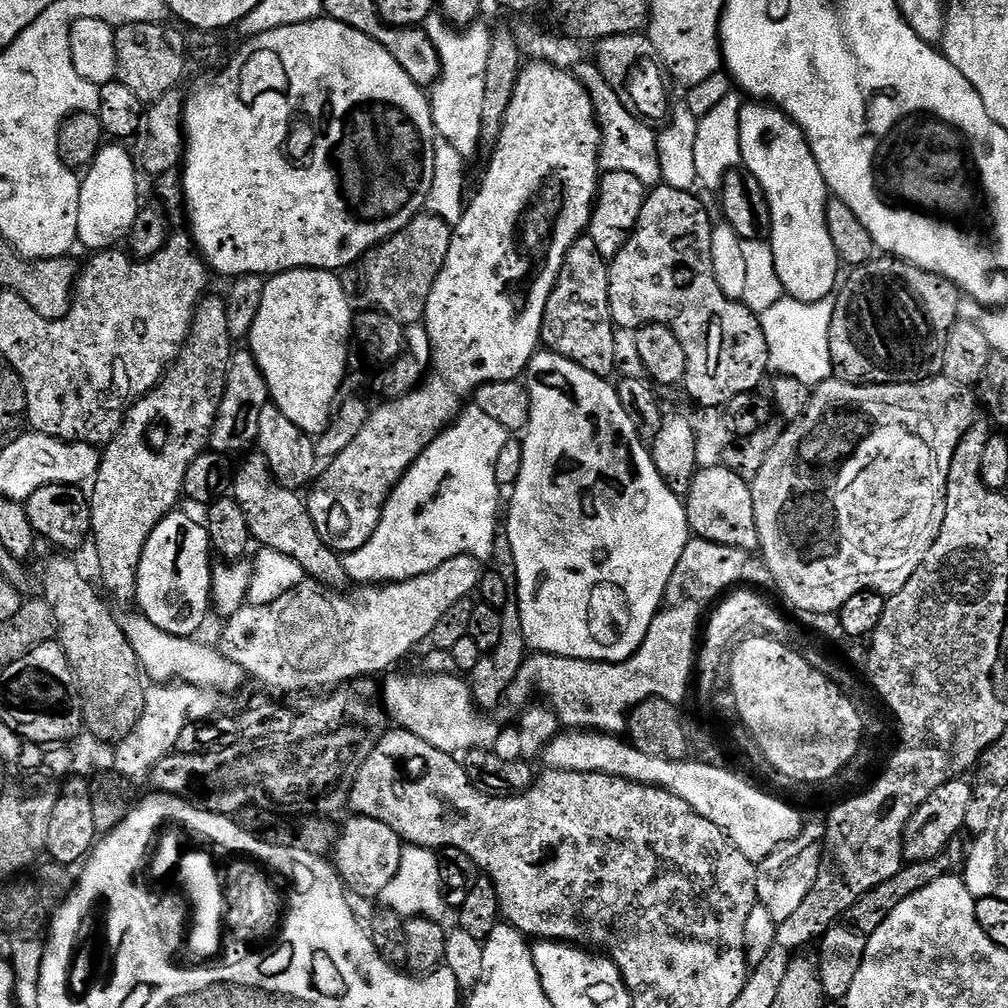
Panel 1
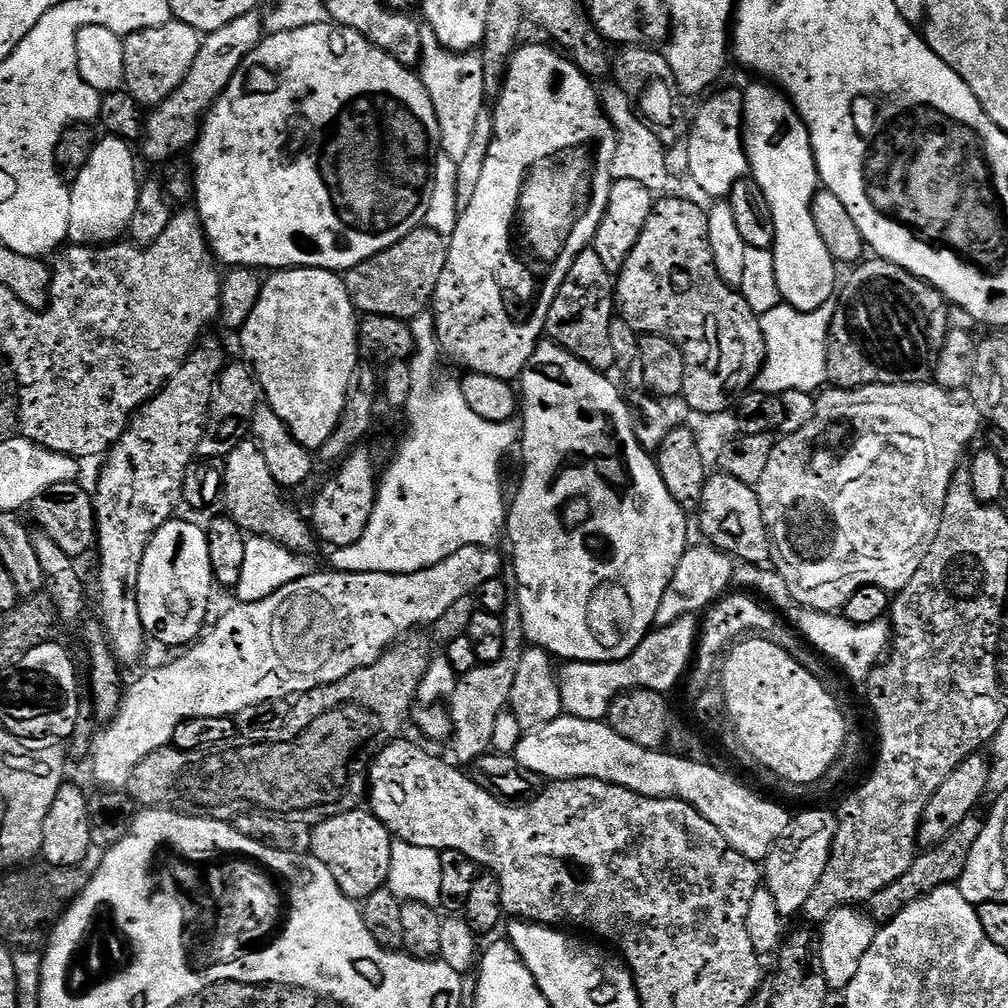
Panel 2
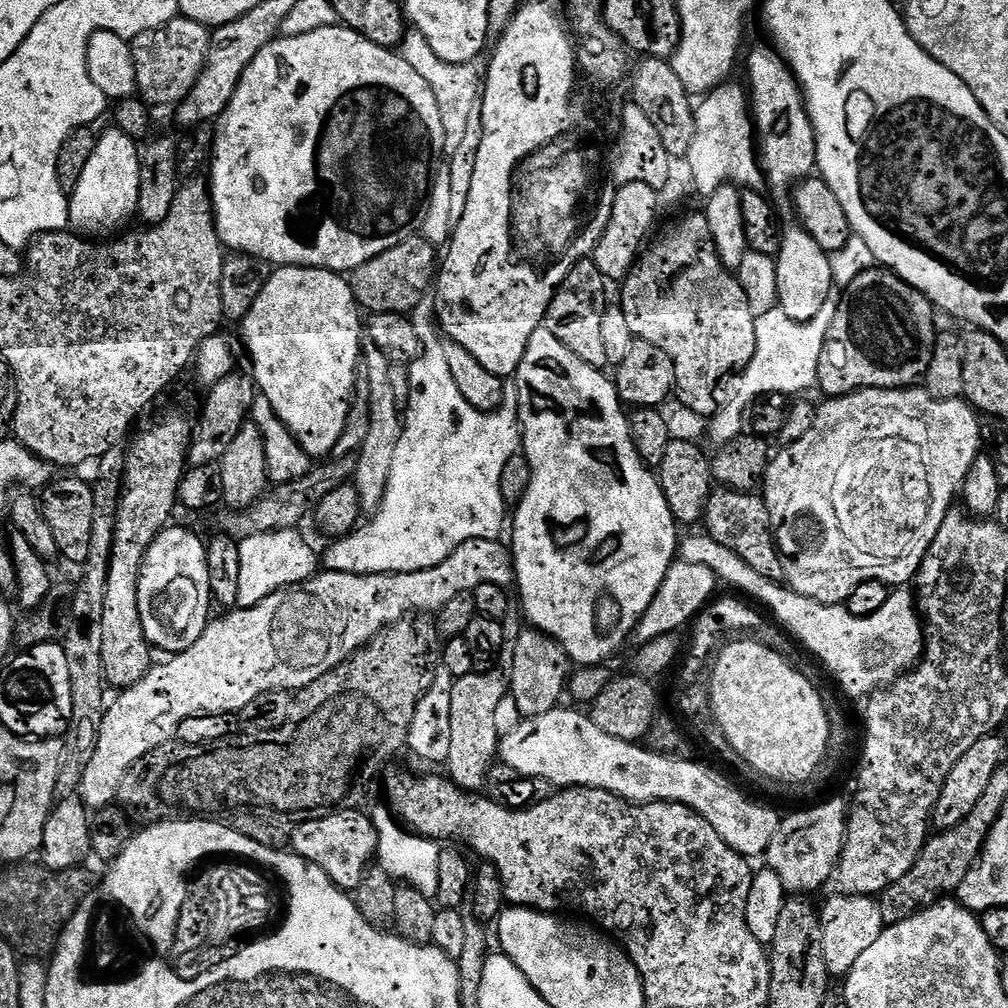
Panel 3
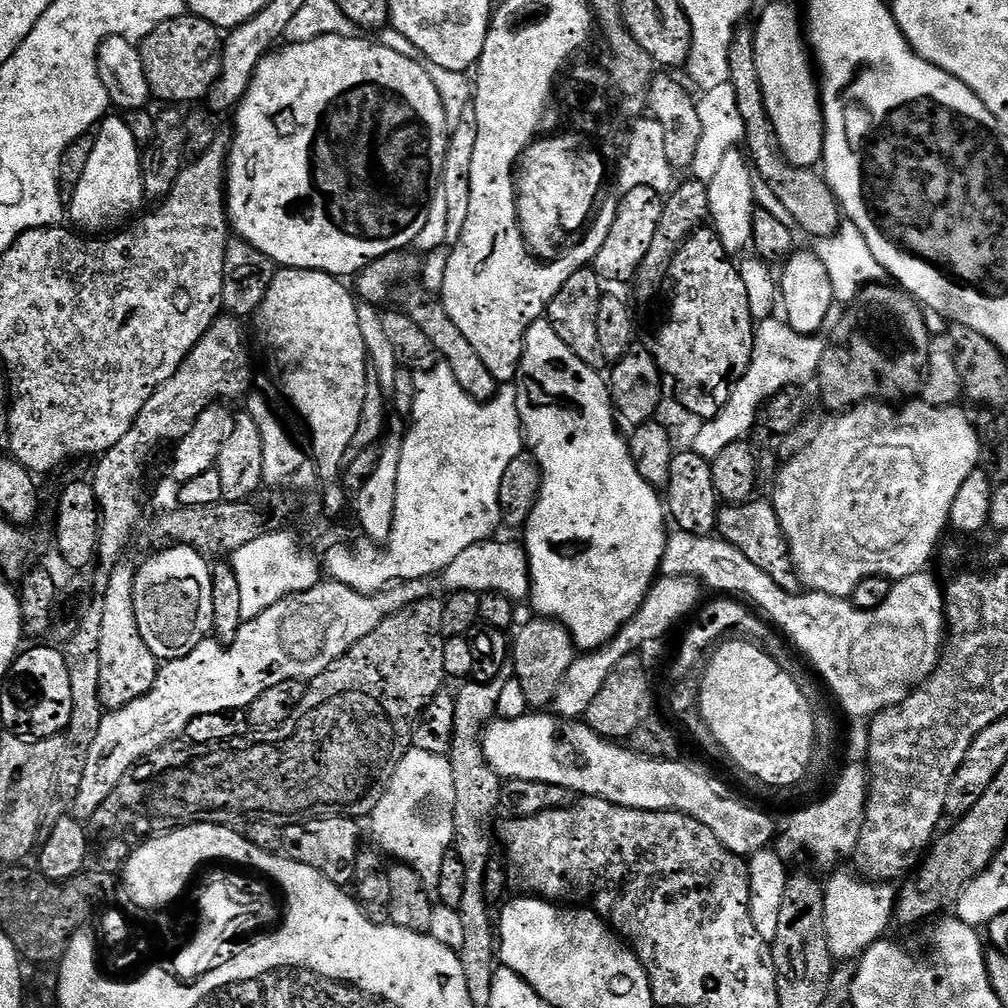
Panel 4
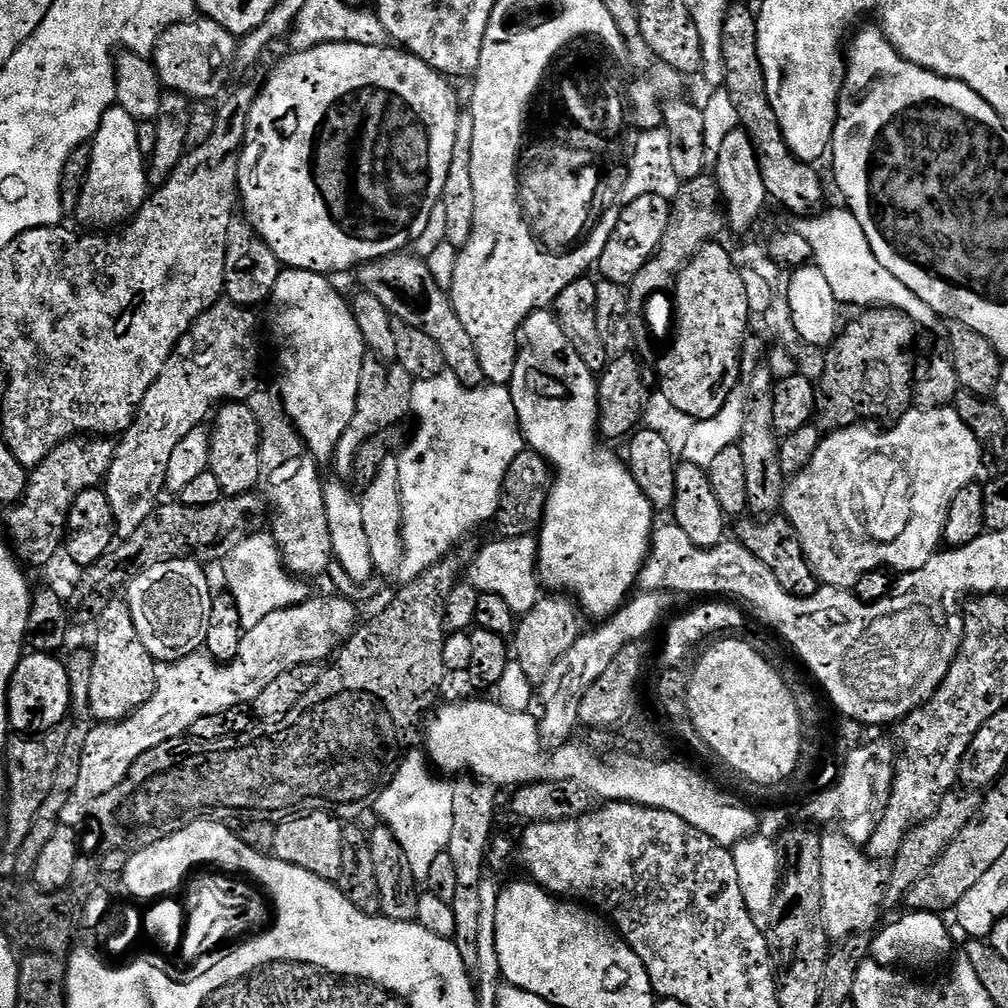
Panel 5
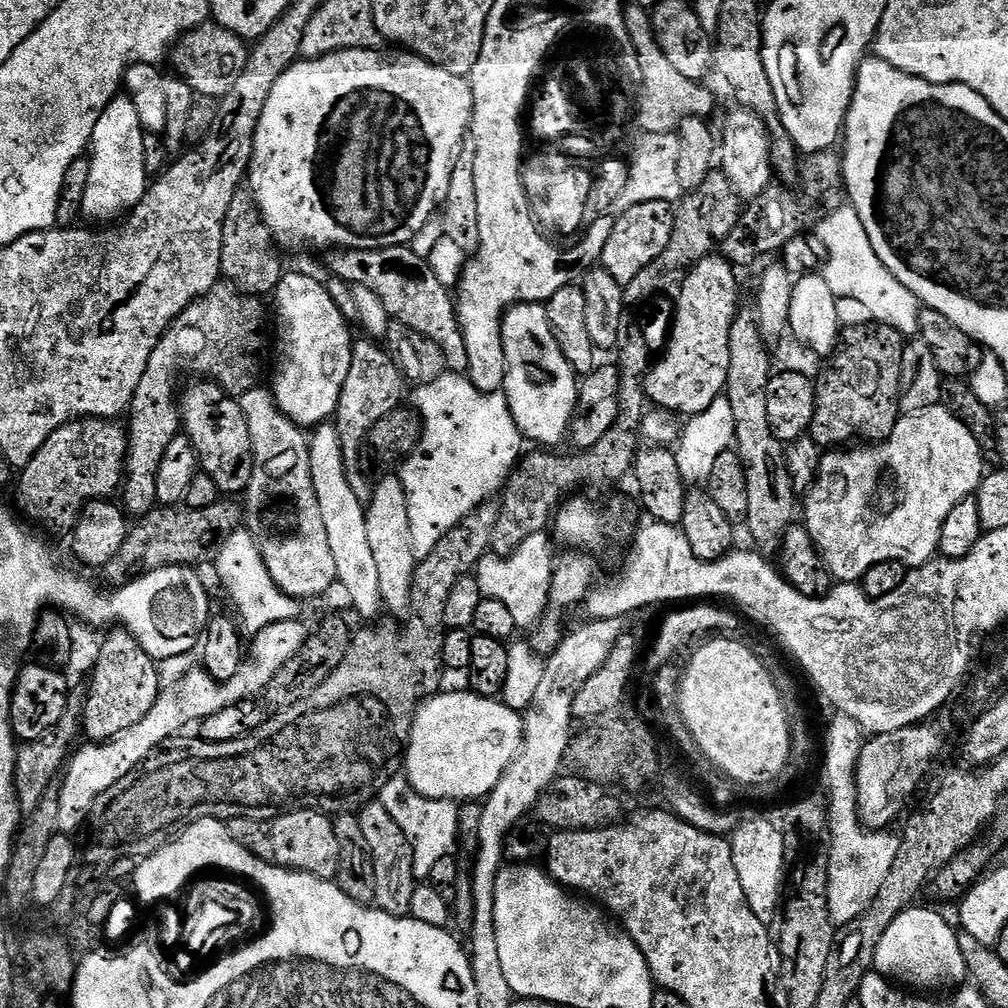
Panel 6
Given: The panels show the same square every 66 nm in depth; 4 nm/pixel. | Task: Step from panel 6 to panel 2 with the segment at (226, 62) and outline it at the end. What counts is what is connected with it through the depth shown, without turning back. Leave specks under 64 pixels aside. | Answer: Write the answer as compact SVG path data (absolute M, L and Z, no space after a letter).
M174 18L157 28L132 32L123 37L123 41L126 66L124 88L145 109L151 110L170 98L170 94L174 94L174 90L186 82L186 74L190 74L190 66L194 66L194 58L198 58L202 36L194 26Z

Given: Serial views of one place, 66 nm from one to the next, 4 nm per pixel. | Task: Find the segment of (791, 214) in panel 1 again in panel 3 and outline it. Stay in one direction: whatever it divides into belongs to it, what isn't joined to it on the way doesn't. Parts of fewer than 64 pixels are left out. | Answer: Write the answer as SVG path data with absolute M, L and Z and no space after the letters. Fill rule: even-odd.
M765 46L749 54L746 84L750 89L751 119L758 133L759 167L767 180L767 187L772 190L791 189L817 171L816 135L808 117L808 109L804 107L800 83L784 59L771 47ZM793 226L792 229L783 233L780 242L780 254L775 257L776 272L777 272L777 294L779 296L778 307L793 319L794 322L806 323L808 320L814 319L823 306L826 300L834 291L834 281L831 272L831 262L829 253L822 250L822 246L818 246L818 242L814 242L814 238L810 238L810 234L806 234L803 228Z

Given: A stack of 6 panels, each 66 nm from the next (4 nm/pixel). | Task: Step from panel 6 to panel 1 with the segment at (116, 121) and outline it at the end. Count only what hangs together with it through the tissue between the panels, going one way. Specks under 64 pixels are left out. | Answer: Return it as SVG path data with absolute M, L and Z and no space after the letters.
M112 142L101 147L100 153L92 159L80 182L78 202L77 241L88 250L112 250L127 237L134 218L140 213L142 201L136 189L138 169L131 151L119 143Z

